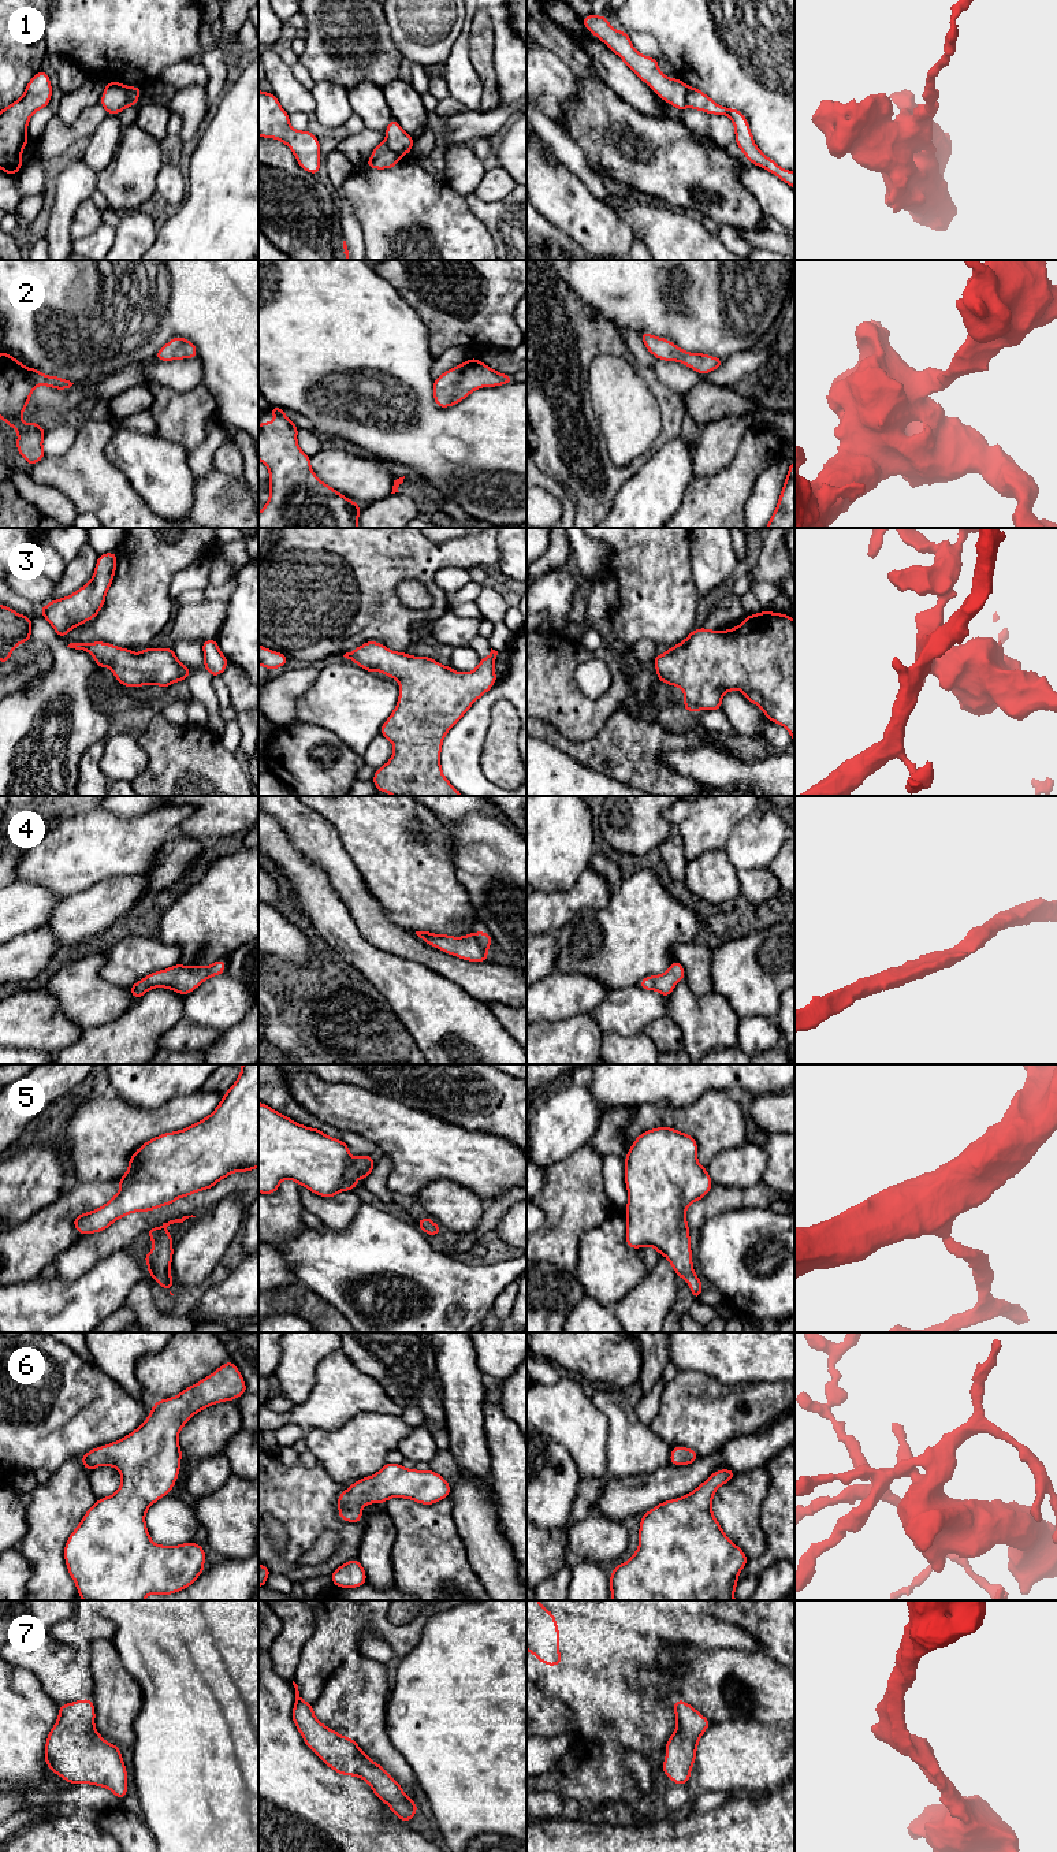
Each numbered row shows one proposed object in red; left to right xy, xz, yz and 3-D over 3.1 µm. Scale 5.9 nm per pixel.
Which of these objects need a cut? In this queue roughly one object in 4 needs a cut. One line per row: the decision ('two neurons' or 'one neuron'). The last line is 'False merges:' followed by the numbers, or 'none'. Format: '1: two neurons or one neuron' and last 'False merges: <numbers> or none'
1: two neurons
2: one neuron
3: one neuron
4: one neuron
5: one neuron
6: one neuron
7: one neuron
False merges: 1

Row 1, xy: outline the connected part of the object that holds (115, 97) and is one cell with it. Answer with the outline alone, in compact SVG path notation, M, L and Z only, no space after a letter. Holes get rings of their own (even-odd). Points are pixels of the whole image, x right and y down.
M107 82L100 104L108 115L120 114L129 103L127 86L120 82Z

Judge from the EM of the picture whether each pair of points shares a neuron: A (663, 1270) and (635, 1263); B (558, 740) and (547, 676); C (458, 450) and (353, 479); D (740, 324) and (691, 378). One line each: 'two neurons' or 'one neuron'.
A: two neurons
B: two neurons
C: two neurons
D: two neurons

